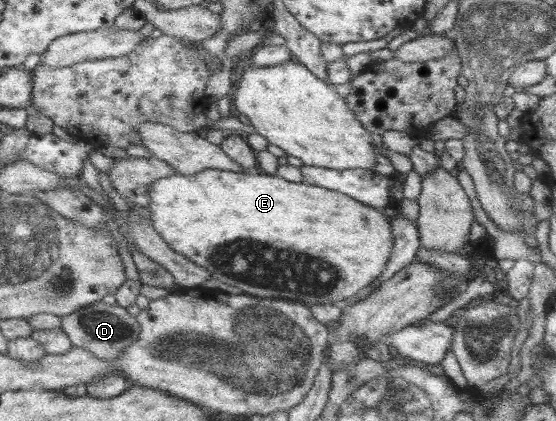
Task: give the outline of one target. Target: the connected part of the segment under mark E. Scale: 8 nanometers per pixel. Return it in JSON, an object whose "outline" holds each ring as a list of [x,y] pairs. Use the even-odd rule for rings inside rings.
{"outline":[[[204,170],[195,175],[176,174],[153,182],[149,188],[149,206],[147,206],[155,232],[171,247],[172,251],[179,253],[206,269],[213,278],[221,283],[239,287],[242,293],[255,297],[269,299],[291,299],[305,305],[336,304],[343,305],[351,301],[363,289],[382,275],[390,258],[393,246],[391,224],[387,216],[380,210],[367,207],[347,197],[338,191],[325,190],[323,187],[313,187],[303,183],[292,183],[281,177],[271,175],[247,175],[245,172],[222,170]]]}

